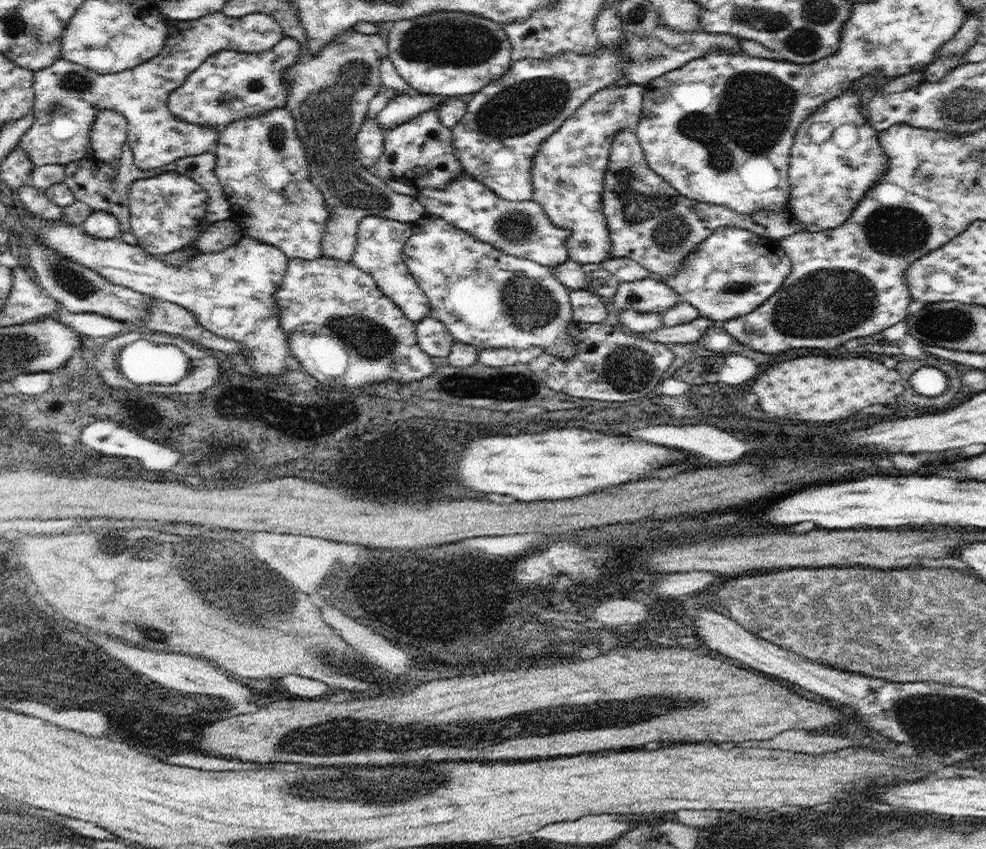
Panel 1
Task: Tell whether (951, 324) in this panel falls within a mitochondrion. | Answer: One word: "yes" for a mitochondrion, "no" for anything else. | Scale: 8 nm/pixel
yes

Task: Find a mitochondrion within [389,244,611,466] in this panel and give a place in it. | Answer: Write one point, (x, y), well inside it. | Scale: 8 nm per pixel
(527, 305)

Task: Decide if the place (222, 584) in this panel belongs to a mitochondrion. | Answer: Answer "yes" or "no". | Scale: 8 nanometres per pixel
yes

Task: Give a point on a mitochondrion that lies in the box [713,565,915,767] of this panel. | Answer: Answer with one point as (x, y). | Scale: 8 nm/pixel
(826, 642)

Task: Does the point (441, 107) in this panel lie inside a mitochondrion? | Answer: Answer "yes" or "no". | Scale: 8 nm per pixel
no

